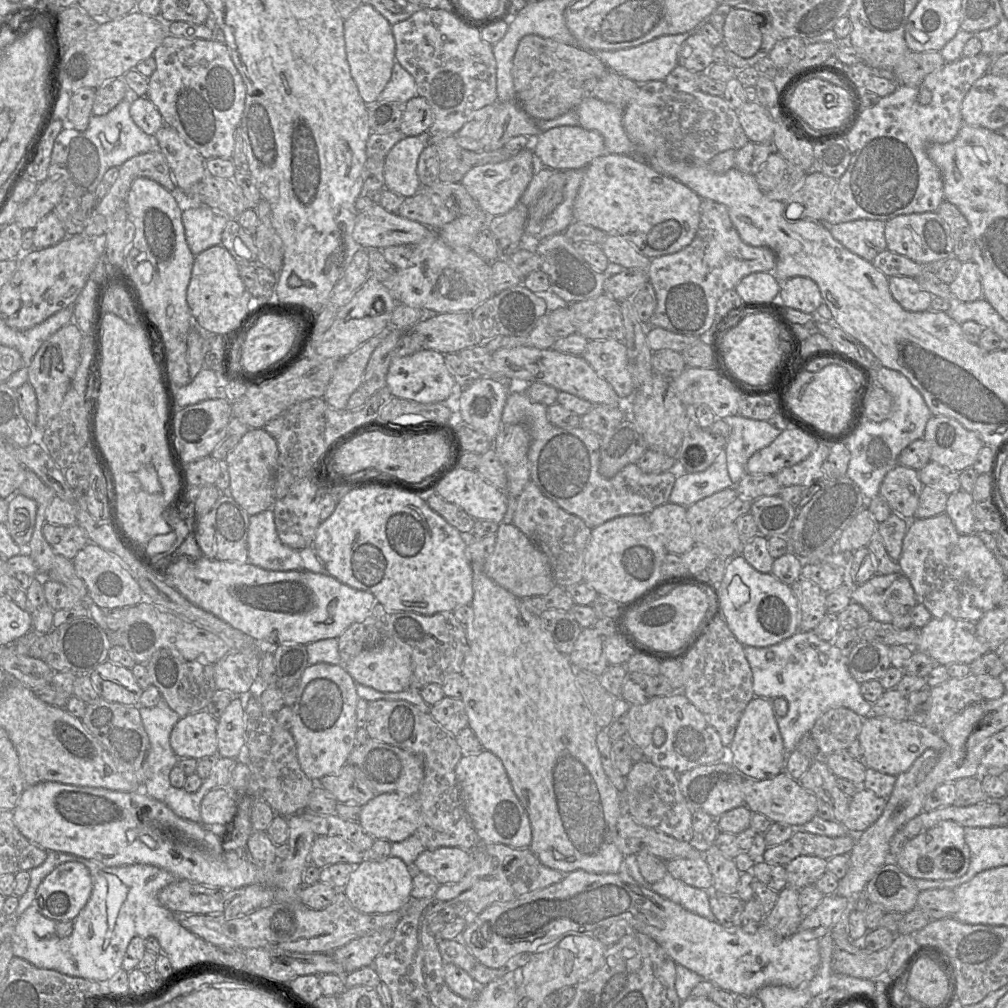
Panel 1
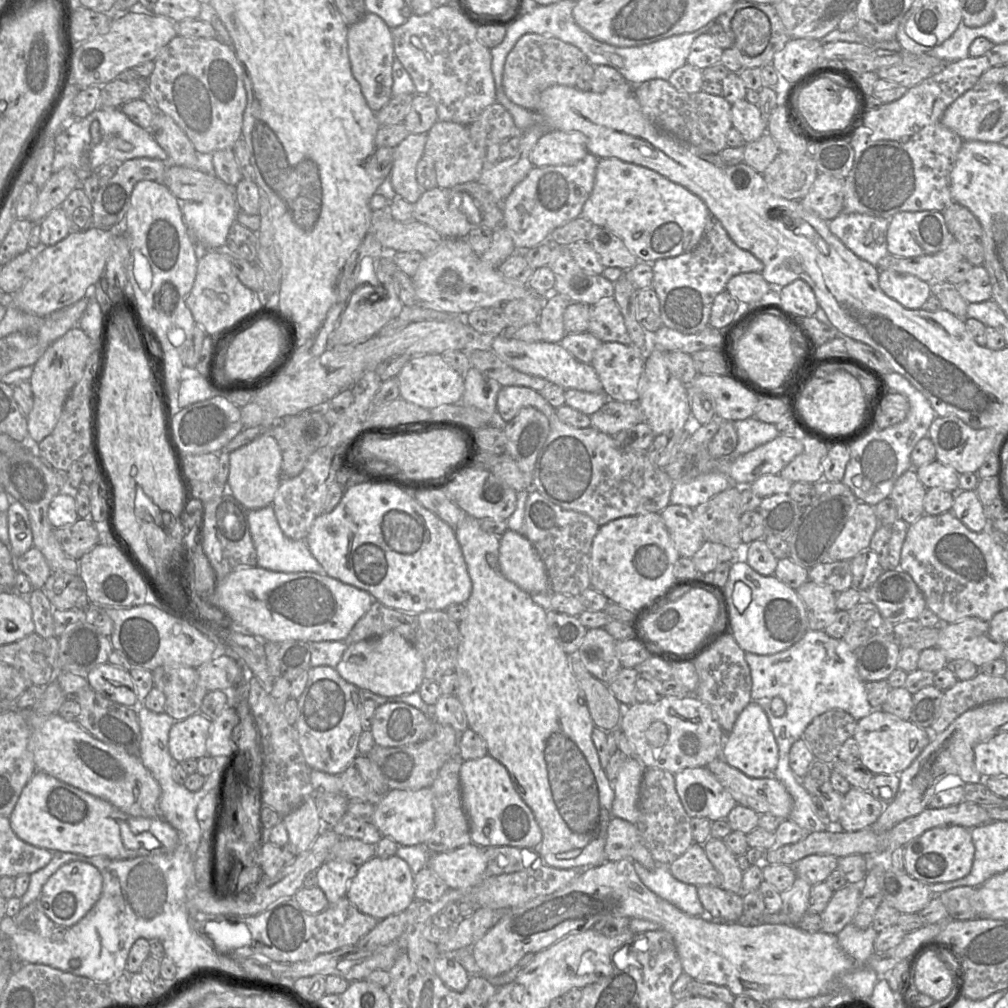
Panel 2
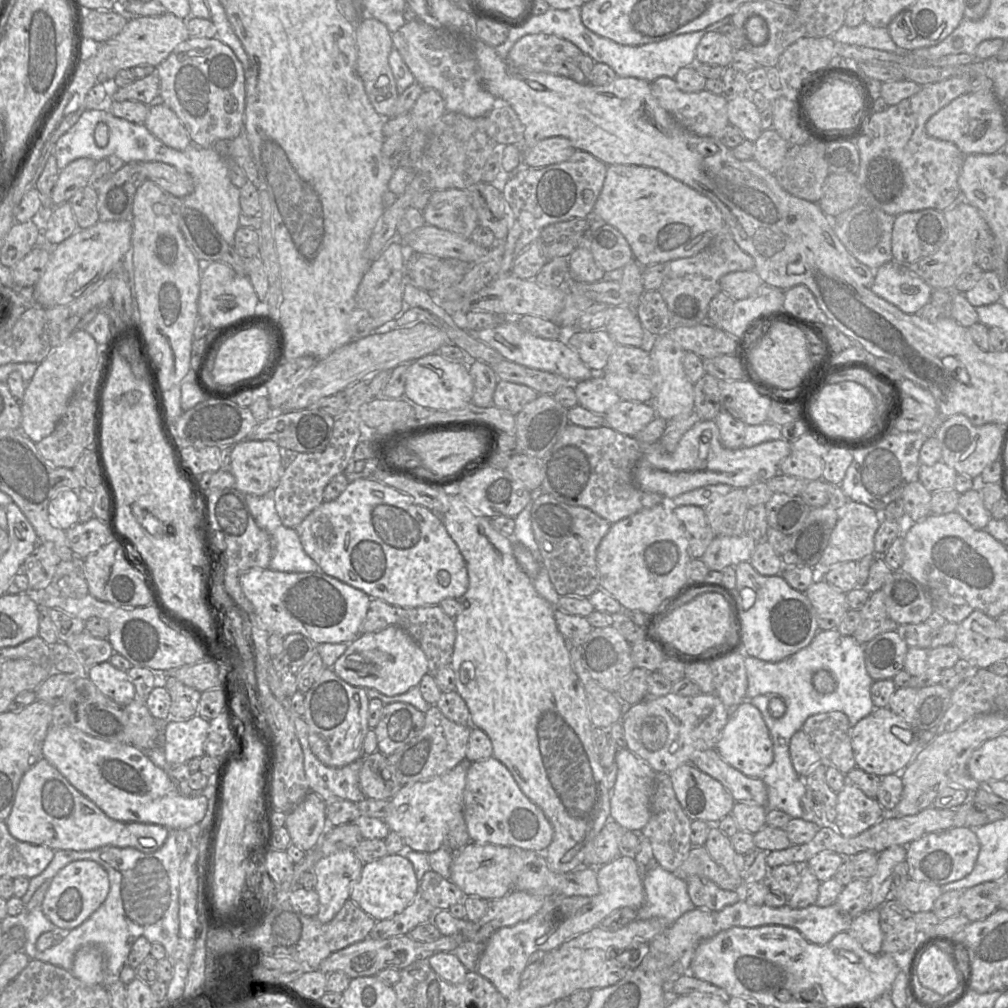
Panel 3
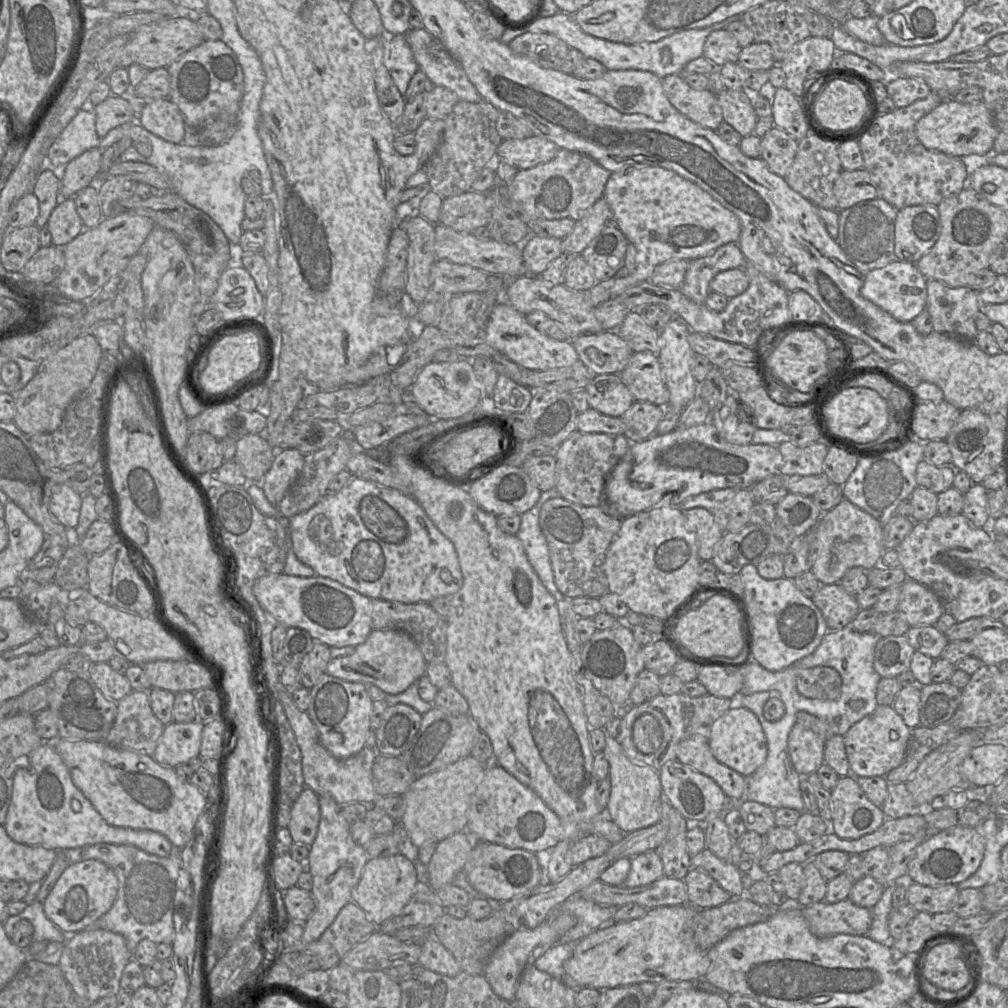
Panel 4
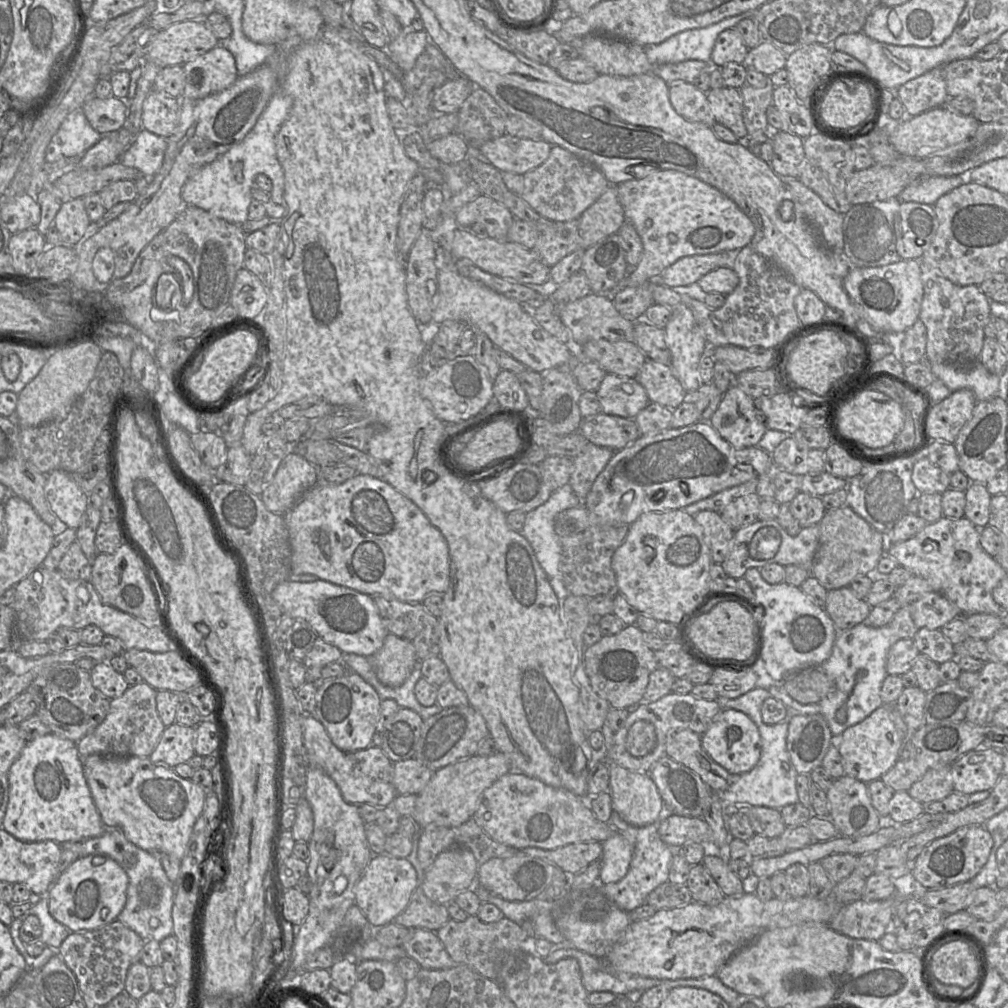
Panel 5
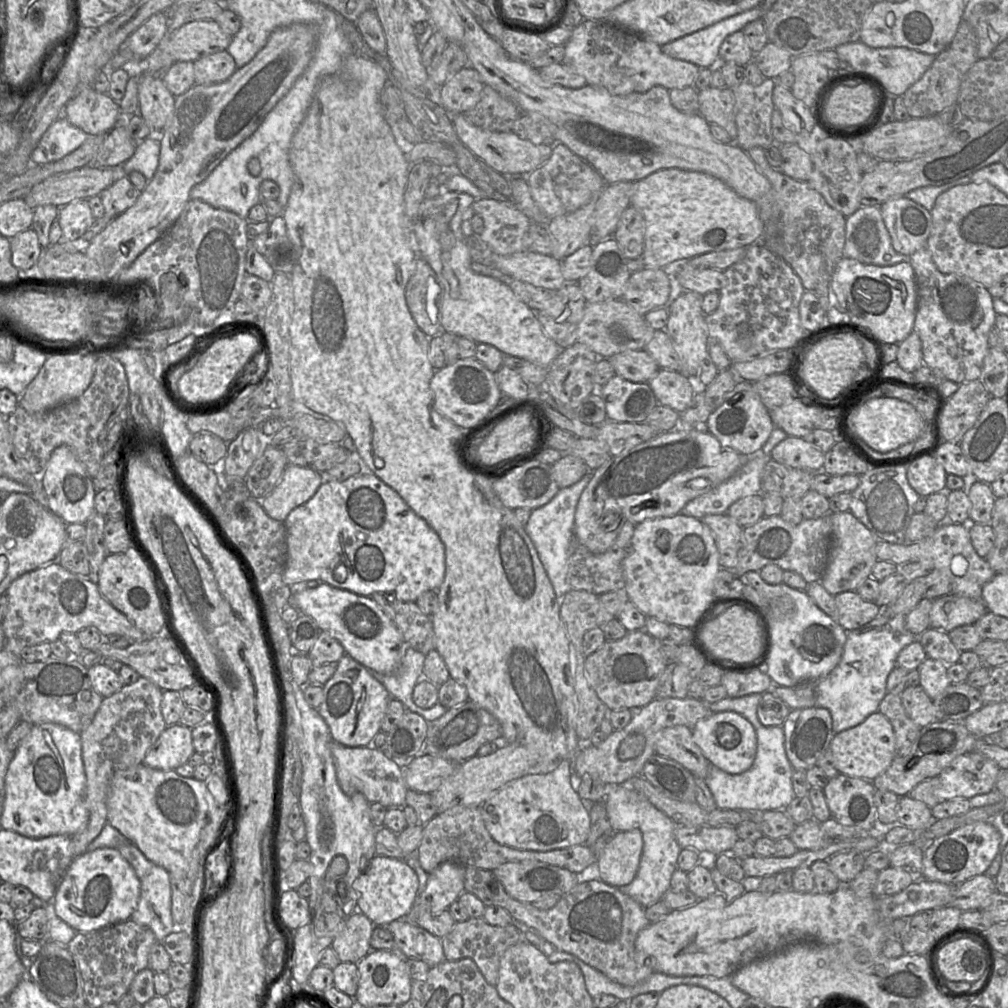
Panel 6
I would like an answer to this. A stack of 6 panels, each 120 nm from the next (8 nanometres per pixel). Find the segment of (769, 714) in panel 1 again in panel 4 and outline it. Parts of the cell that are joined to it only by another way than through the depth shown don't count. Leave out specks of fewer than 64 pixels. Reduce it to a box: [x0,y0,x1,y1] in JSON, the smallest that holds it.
[708,703,767,777]

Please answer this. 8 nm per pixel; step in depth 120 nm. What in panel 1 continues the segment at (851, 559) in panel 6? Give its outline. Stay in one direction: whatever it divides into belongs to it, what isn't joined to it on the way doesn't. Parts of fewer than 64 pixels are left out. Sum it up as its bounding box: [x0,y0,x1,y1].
[837,507,878,553]

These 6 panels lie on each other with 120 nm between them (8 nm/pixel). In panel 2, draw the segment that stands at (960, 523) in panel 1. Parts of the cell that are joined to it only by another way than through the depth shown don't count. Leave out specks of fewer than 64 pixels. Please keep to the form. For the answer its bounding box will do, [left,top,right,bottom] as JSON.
[951,491,989,532]

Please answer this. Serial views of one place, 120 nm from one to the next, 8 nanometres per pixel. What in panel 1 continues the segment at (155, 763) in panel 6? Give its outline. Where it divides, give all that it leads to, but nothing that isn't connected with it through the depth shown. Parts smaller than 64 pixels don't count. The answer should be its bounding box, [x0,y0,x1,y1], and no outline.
[170,710,218,758]

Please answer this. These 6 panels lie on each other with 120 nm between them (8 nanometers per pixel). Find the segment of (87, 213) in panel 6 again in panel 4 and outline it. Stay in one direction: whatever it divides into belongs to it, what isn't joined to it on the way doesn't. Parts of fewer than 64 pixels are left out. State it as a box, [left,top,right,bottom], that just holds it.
[47,198,83,248]

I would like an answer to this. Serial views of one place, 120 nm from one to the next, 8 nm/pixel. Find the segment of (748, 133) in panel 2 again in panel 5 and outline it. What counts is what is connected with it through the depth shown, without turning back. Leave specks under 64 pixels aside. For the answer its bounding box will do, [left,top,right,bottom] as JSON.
[706,86,748,142]

